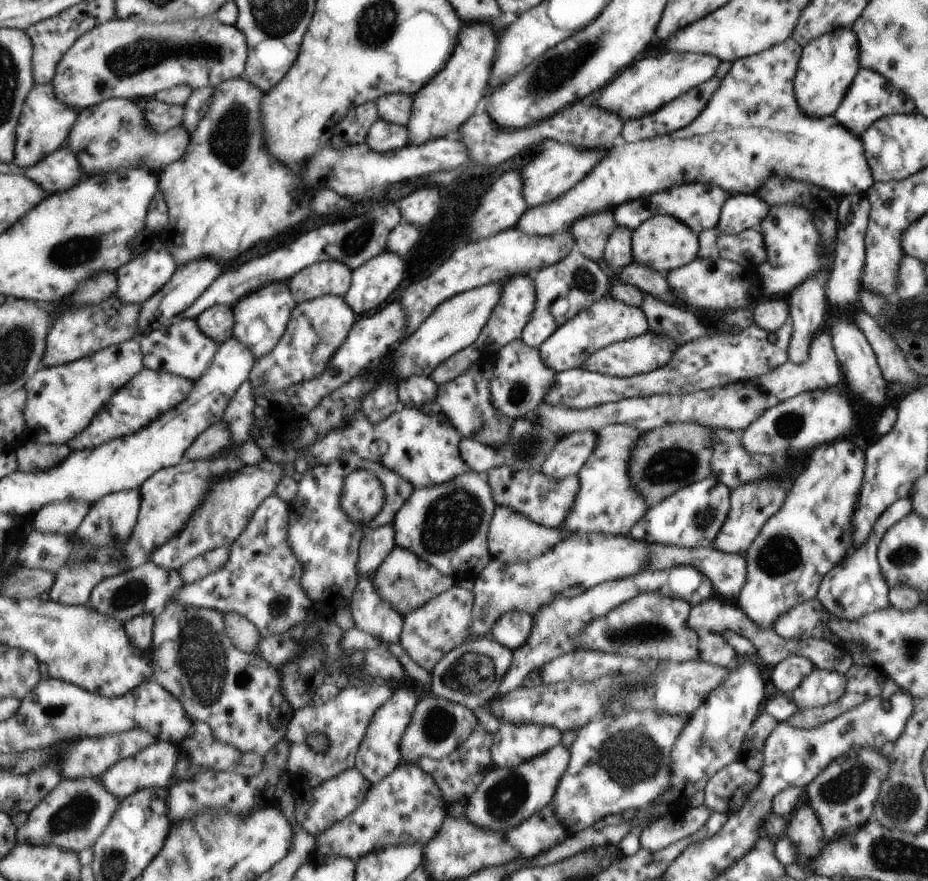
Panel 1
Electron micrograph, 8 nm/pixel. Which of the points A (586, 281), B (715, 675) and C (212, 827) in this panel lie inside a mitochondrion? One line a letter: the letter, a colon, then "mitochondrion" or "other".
A: mitochondrion
B: mitochondrion
C: mitochondrion

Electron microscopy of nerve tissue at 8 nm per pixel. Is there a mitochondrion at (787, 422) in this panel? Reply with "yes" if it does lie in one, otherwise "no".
yes

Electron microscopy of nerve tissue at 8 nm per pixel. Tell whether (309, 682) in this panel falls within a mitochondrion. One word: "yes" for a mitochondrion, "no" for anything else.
no

